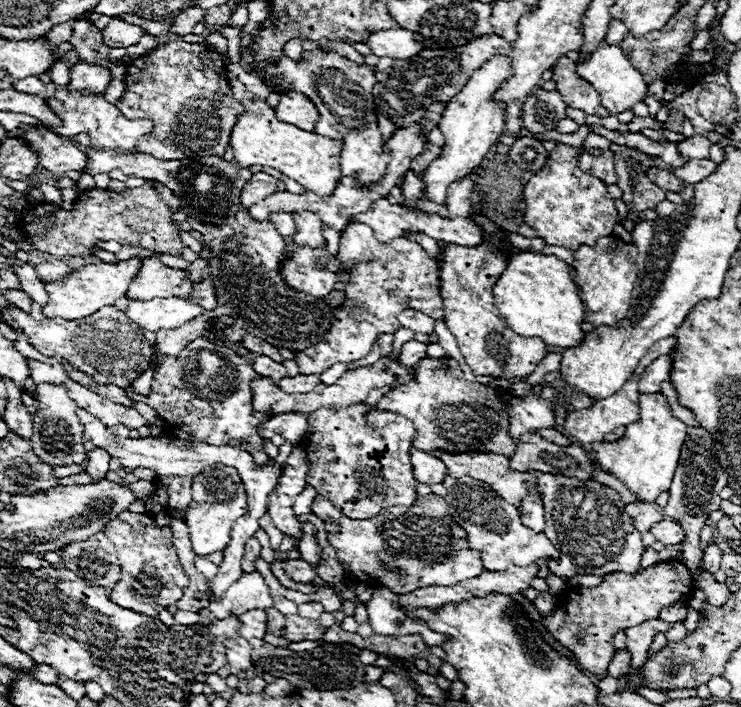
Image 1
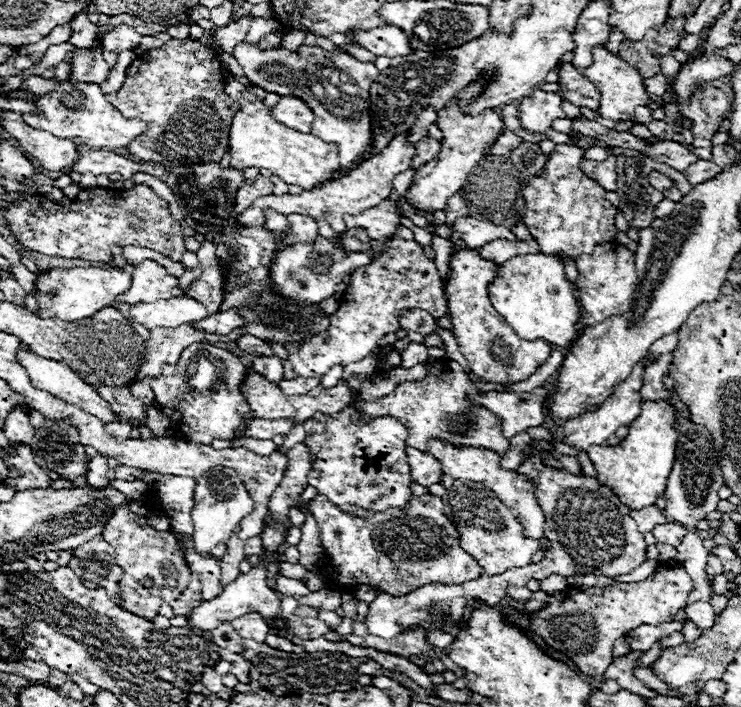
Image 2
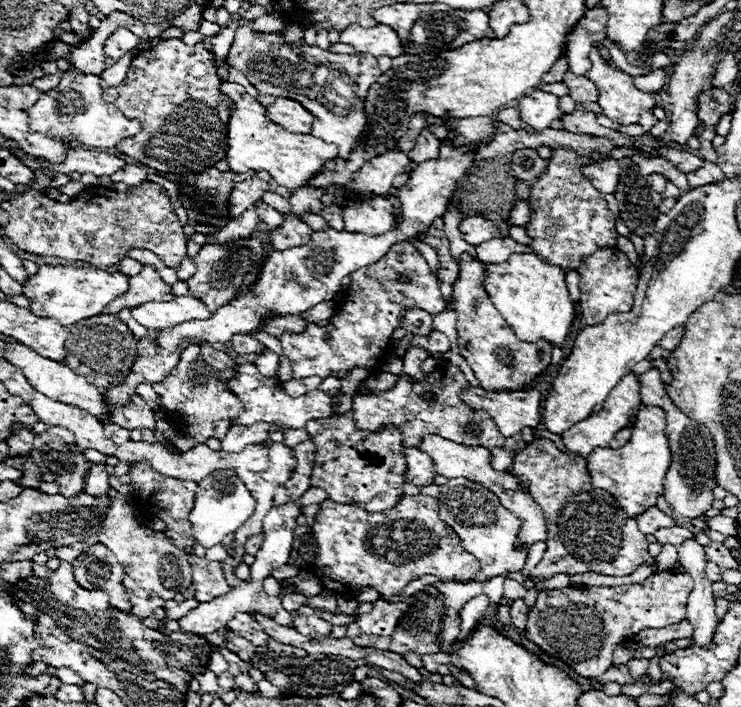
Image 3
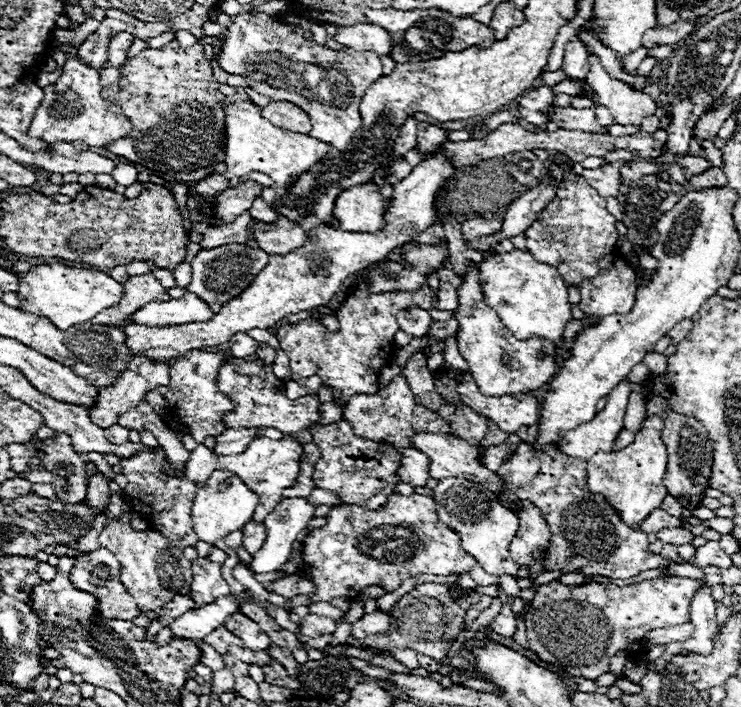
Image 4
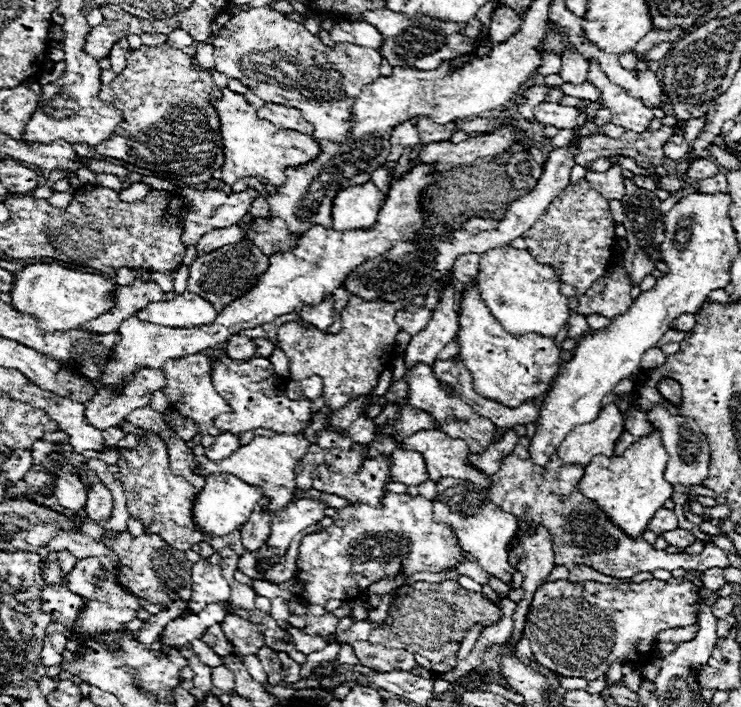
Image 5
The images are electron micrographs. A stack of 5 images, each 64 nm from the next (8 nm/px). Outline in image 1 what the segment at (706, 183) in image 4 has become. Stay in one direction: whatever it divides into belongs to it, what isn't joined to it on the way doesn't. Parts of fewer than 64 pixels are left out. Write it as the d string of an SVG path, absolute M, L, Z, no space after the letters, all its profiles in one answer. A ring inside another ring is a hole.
M692 158L692 160L686 162L686 166L676 168L674 174L684 182L696 184L696 182L704 180L706 176L710 176L712 172L716 172L716 168L718 168L718 164L714 164L712 160L696 160L696 158Z

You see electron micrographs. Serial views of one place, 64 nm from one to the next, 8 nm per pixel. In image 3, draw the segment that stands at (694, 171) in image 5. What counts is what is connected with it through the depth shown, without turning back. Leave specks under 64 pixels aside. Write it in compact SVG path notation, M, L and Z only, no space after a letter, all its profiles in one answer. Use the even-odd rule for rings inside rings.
M662 146L658 148L656 156L662 156L666 158L668 162L672 162L680 172L688 174L688 172L694 172L696 168L700 168L704 164L704 160L696 154L690 154L686 150L674 150L674 148L668 148L668 146Z

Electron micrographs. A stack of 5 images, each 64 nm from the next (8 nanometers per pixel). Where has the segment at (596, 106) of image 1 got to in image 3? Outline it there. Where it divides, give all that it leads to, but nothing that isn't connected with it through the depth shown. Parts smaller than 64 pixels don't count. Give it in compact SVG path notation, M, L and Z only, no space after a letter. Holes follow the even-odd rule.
M566 72L564 84L570 88L570 96L572 96L574 102L588 104L588 102L596 102L598 100L598 90L586 76L576 76L572 72Z

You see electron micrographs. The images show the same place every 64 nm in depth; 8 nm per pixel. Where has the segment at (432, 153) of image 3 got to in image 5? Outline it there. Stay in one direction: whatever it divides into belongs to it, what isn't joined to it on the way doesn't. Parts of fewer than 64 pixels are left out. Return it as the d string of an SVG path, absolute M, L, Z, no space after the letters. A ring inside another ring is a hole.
M418 118L418 134L420 134L420 142L428 144L428 142L442 142L448 140L452 136L452 132L456 132L456 122L440 126L428 118Z

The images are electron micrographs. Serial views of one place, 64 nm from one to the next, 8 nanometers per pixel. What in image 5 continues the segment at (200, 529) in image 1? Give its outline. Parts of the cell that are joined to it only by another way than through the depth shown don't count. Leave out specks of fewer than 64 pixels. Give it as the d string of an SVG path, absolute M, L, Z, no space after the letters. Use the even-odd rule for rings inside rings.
M210 474L206 478L206 486L200 492L196 506L194 506L194 520L198 530L204 530L212 536L226 536L234 530L238 530L240 524L248 520L248 516L254 510L254 504L264 496L262 488L250 486L244 480L232 476L232 474Z

